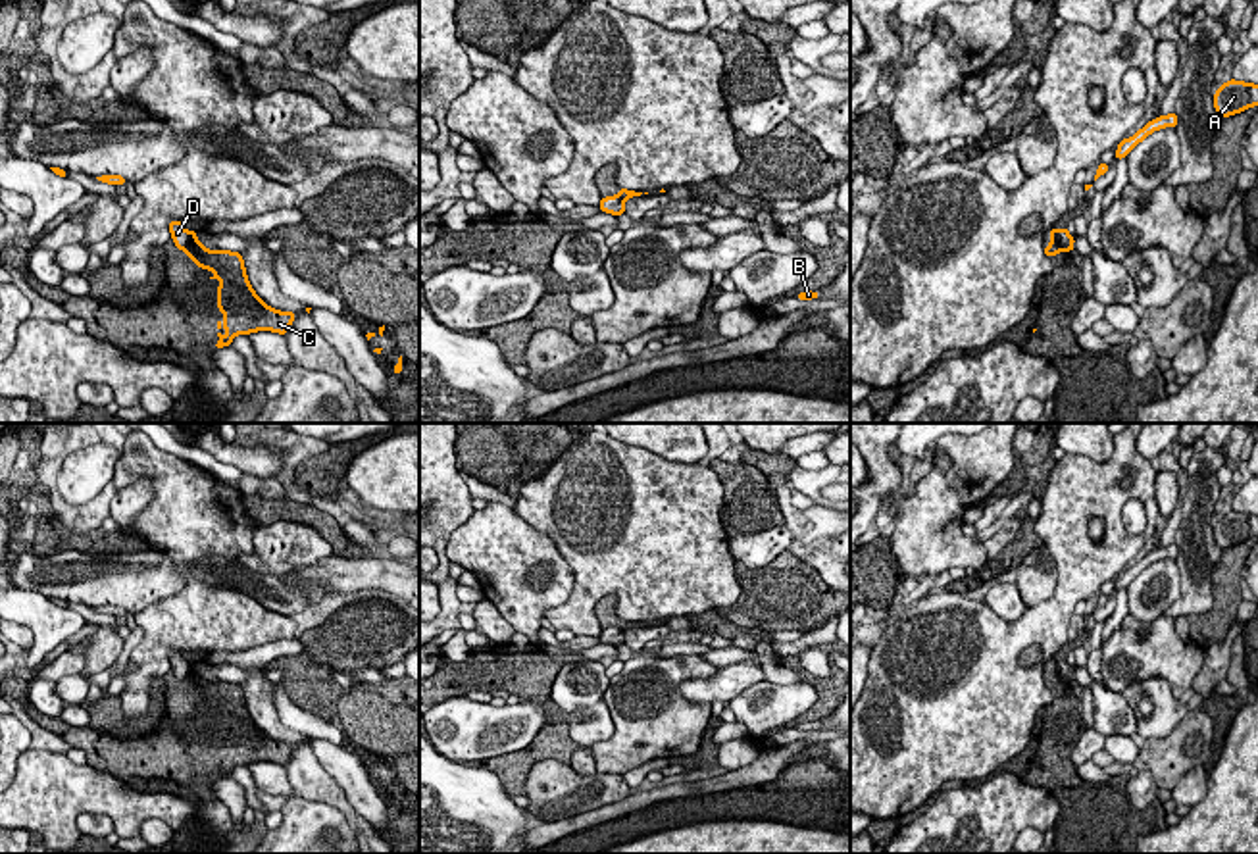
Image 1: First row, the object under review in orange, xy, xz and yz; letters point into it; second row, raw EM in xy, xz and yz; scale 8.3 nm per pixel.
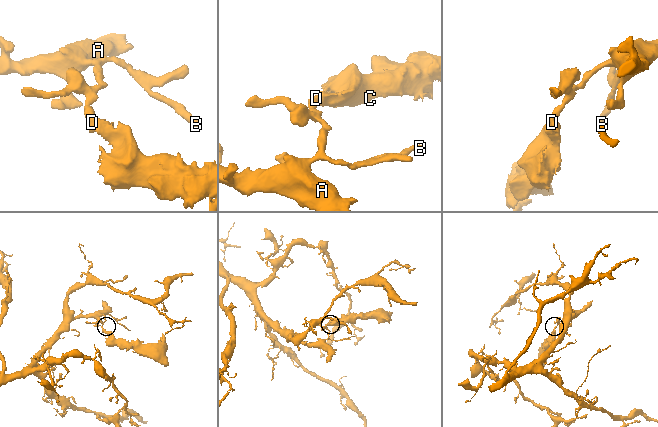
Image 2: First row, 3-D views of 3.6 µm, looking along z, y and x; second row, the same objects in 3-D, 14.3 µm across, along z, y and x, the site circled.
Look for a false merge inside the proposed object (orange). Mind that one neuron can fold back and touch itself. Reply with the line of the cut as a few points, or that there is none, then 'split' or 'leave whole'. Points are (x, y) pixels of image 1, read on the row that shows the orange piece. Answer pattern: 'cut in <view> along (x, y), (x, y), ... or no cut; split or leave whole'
cut in xy along (189, 231), (189, 241), (181, 249); split

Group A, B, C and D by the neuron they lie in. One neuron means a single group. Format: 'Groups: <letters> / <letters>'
Groups: A B D / C

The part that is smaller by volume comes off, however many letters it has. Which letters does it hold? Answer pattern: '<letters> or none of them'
C

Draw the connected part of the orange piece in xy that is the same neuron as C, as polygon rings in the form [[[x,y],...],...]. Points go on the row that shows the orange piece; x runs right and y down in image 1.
[[[189,231],[190,240],[183,252],[198,267],[210,269],[219,279],[217,308],[225,321],[217,321],[217,329],[225,329],[225,337],[217,333],[219,340],[214,348],[231,346],[237,335],[250,335],[256,331],[273,331],[285,335],[290,329],[294,312],[279,312],[269,308],[252,289],[246,277],[244,260],[239,252],[208,250],[196,239],[196,231]]]

